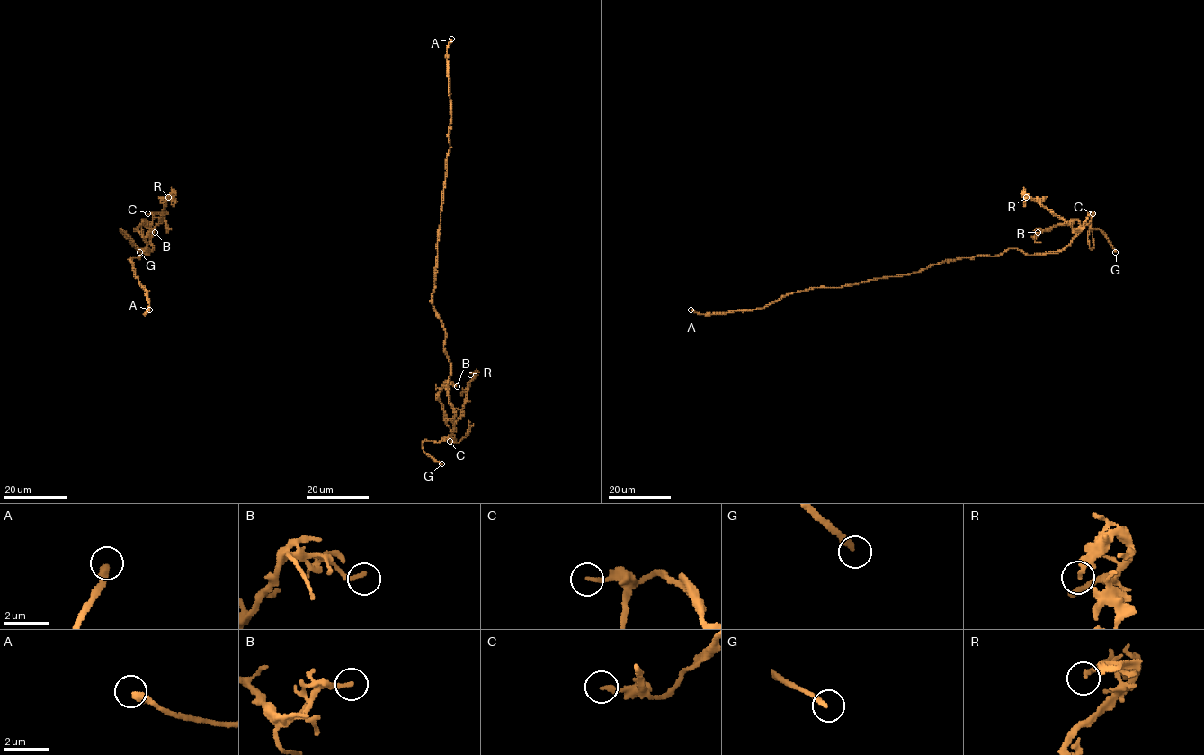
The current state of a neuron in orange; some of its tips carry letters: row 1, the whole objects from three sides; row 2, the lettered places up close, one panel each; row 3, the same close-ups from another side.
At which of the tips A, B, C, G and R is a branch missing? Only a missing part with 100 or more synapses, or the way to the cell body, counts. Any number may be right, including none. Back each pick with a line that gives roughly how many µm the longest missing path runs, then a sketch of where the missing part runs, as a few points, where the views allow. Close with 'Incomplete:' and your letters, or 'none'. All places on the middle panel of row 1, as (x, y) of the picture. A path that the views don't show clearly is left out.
A: 140 µm | (451, 39), (452, 25), (461, 29), (467, 18), (506, 8), (503, 42), (512, 60), (506, 62), (517, 66)
G: 9 µm | (441, 463), (456, 479), (453, 481)
Incomplete: A, G

